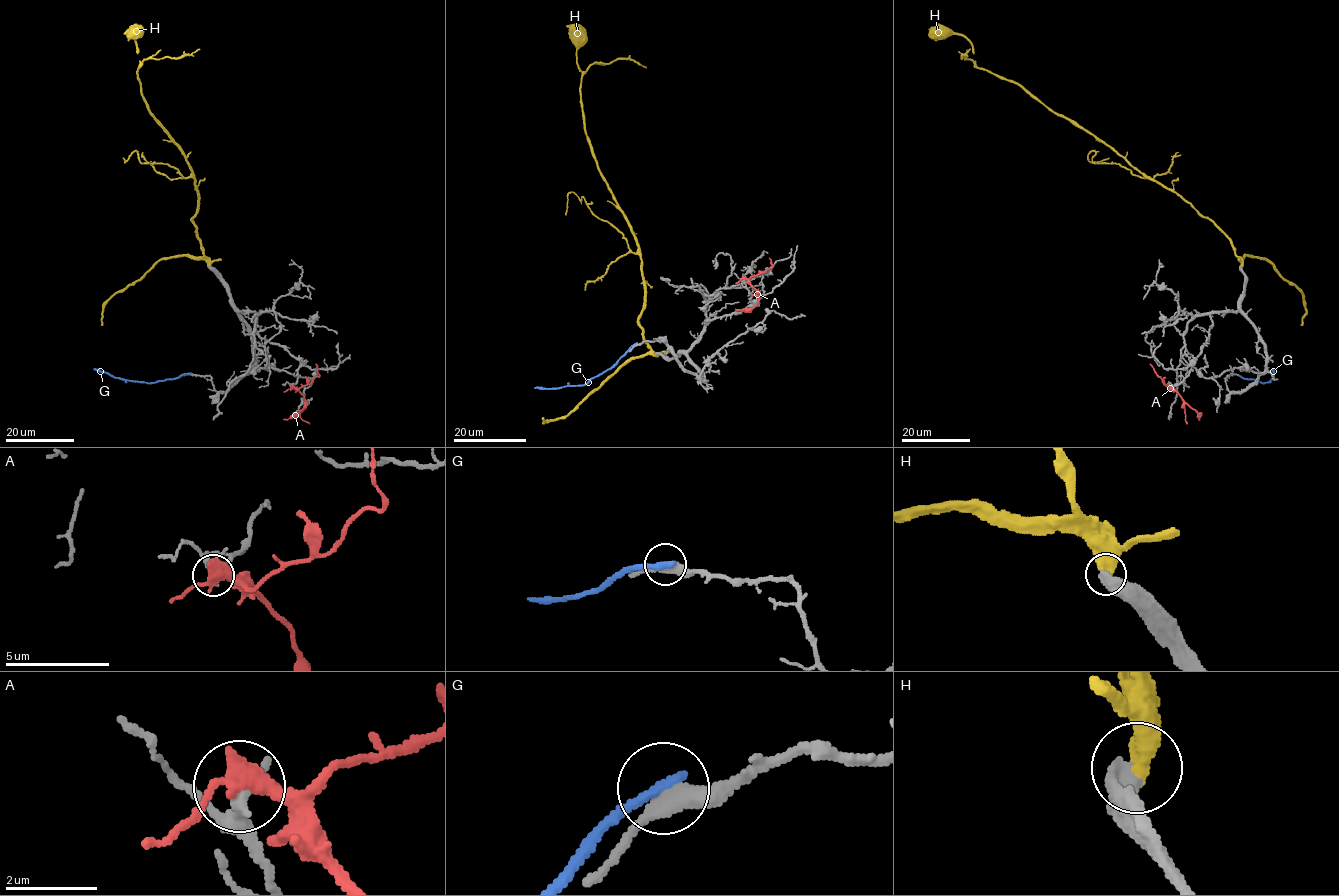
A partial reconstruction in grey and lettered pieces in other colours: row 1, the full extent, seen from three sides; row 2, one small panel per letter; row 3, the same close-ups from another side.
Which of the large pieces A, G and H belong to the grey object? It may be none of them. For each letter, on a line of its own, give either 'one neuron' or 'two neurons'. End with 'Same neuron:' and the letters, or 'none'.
A: two neurons
G: two neurons
H: one neuron
Same neuron: H

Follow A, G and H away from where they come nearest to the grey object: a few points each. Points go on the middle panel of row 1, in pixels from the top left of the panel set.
A: (743, 278), (757, 291), (759, 301), (751, 308), (735, 309)
G: (635, 343), (611, 367), (584, 384), (534, 388)
H: (656, 354), (639, 323), (644, 286), (637, 239), (598, 168), (580, 91), (594, 63), (627, 59), (646, 67)

